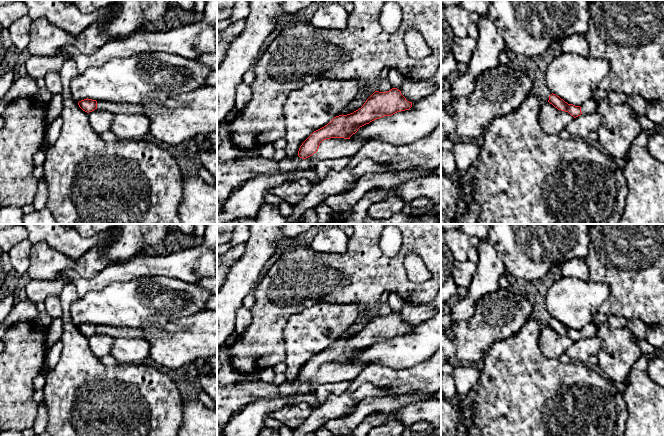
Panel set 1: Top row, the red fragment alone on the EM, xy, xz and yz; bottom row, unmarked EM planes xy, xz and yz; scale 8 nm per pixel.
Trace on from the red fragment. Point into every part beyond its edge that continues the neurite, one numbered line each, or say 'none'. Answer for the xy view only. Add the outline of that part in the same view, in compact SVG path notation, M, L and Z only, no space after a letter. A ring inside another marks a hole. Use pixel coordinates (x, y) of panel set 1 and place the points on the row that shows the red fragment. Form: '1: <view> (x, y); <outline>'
1: xy (122, 107); M97 101L97 109L113 114L142 114L142 105L132 104L126 101L109 102Z

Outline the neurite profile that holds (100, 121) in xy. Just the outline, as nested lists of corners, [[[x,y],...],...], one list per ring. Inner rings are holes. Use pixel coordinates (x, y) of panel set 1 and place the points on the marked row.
[[[98,109],[88,113],[89,125],[98,134],[111,130],[114,117],[115,114]]]

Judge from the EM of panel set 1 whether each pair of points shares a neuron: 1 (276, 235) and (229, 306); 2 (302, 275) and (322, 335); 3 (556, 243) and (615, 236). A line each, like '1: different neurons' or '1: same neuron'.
1: same neuron
2: different neurons
3: different neurons

